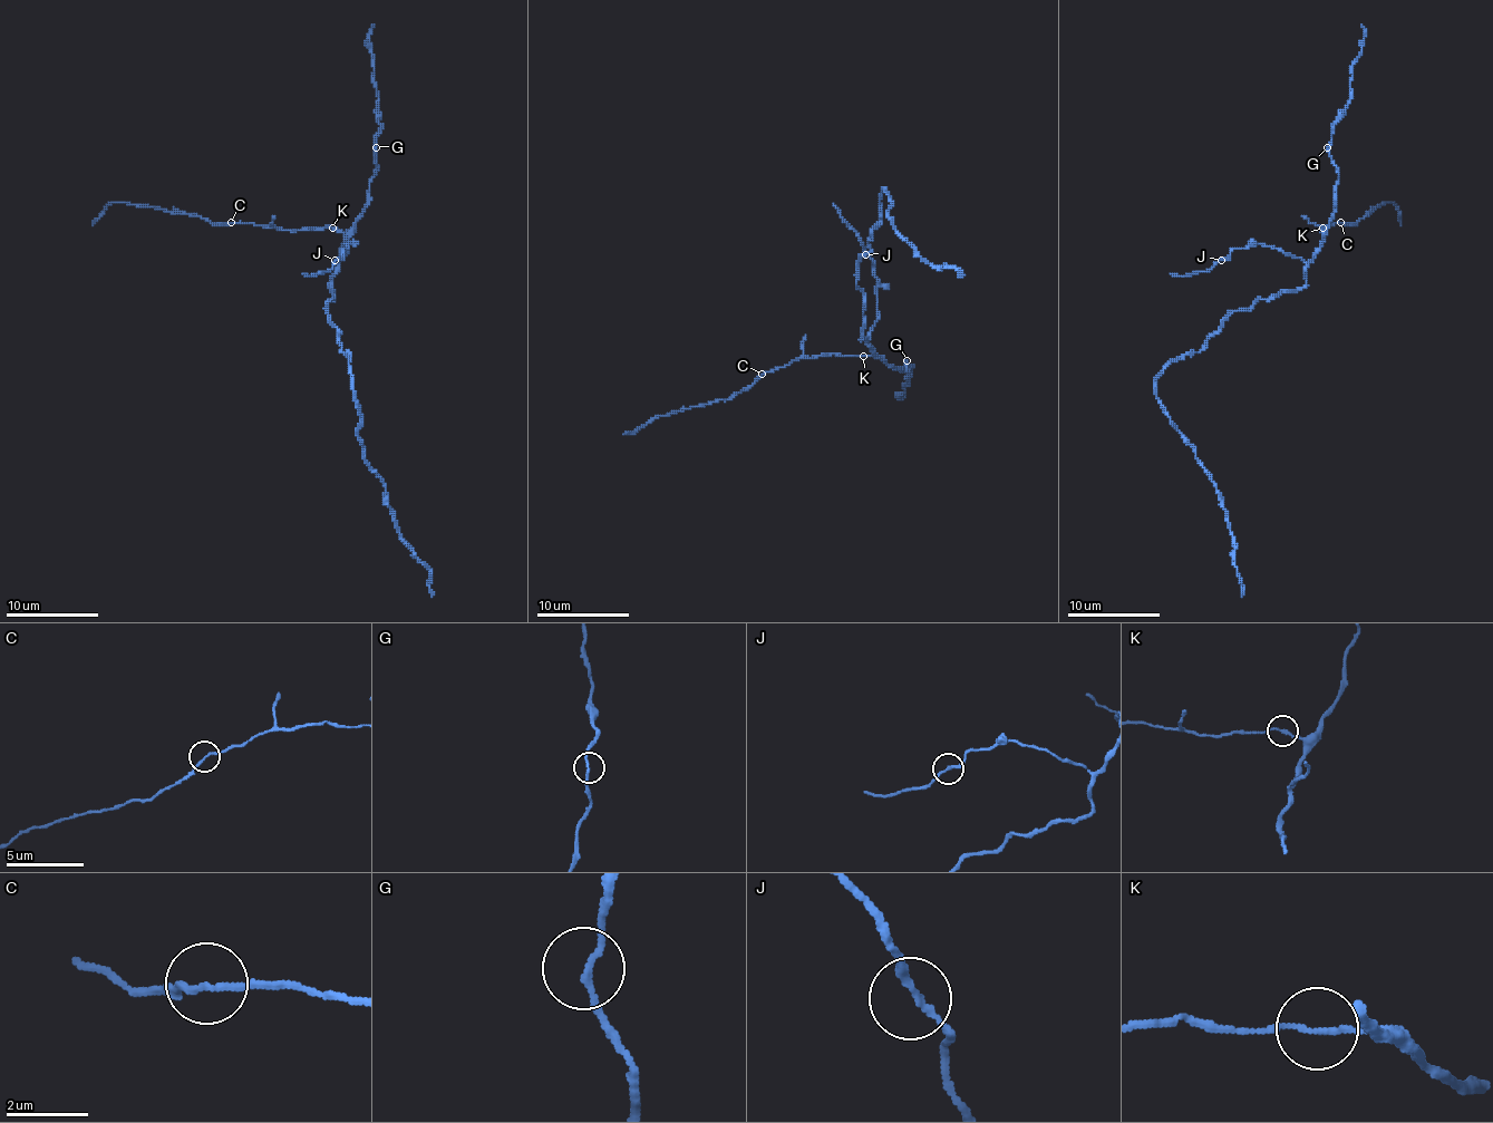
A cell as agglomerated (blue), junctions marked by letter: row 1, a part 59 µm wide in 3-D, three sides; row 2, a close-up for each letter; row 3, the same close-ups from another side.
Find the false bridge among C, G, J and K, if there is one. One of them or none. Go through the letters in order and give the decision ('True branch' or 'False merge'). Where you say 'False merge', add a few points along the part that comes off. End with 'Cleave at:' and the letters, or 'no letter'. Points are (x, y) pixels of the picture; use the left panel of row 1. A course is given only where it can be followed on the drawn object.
C: True branch
G: True branch
J: True branch
K: True branch
Cleave at: no letter

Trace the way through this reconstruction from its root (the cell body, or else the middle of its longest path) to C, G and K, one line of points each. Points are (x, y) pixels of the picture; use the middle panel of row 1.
C: (861, 289), (863, 339), (874, 358), (822, 354), (796, 358), (762, 374)
G: (861, 289), (863, 339), (884, 362), (902, 371), (907, 371), (907, 360)
K: (861, 289), (863, 339), (874, 358), (863, 356)

